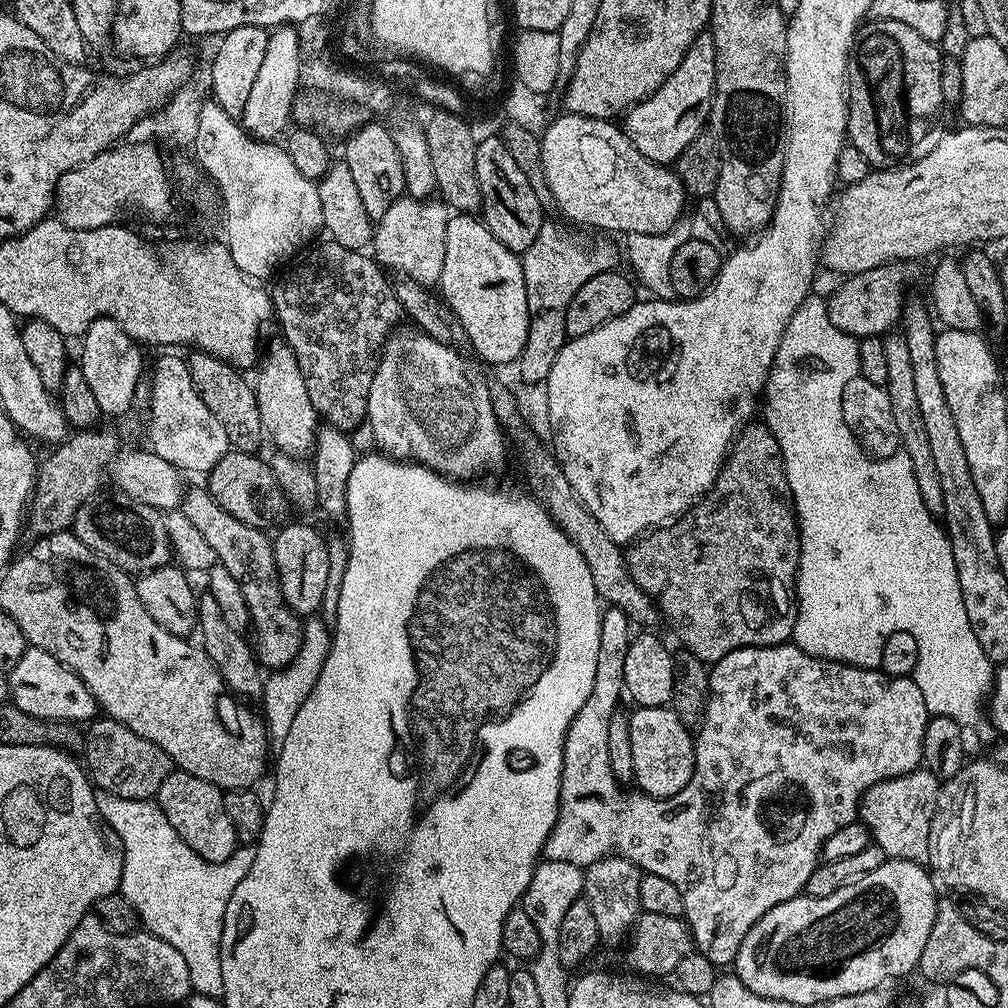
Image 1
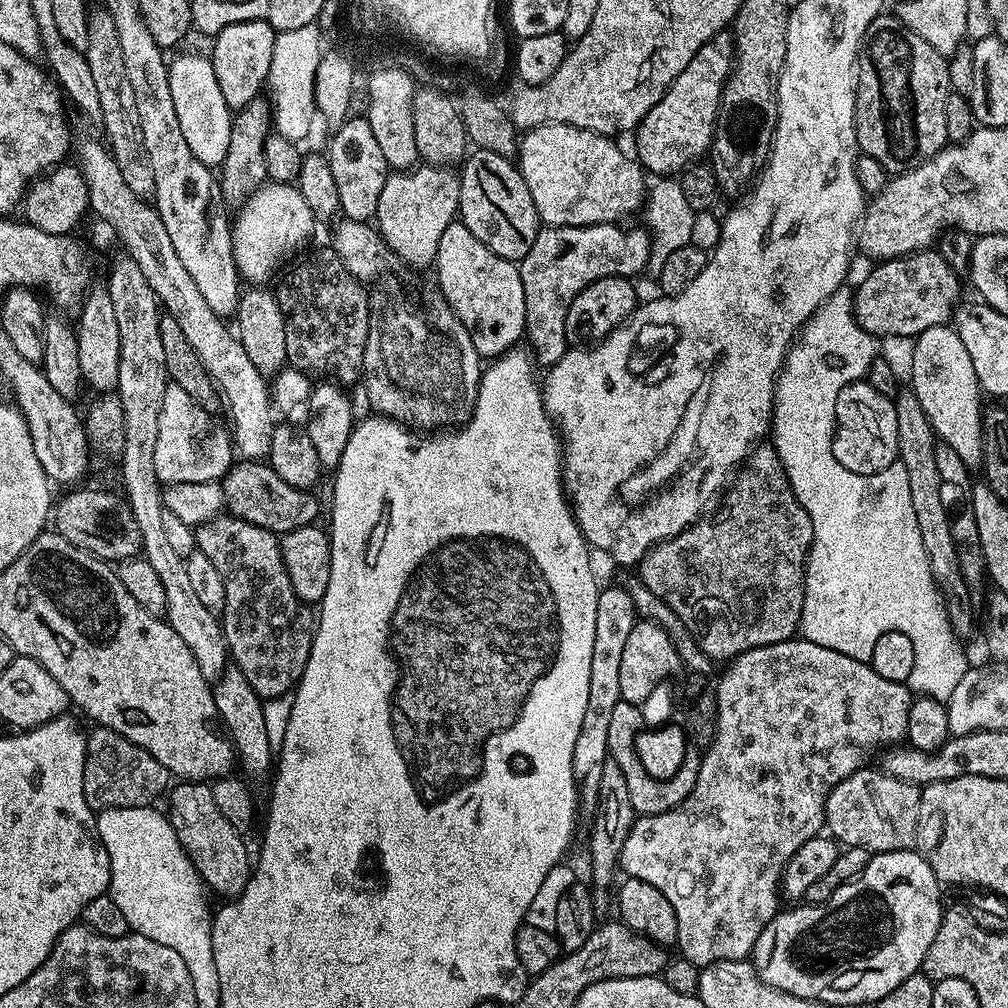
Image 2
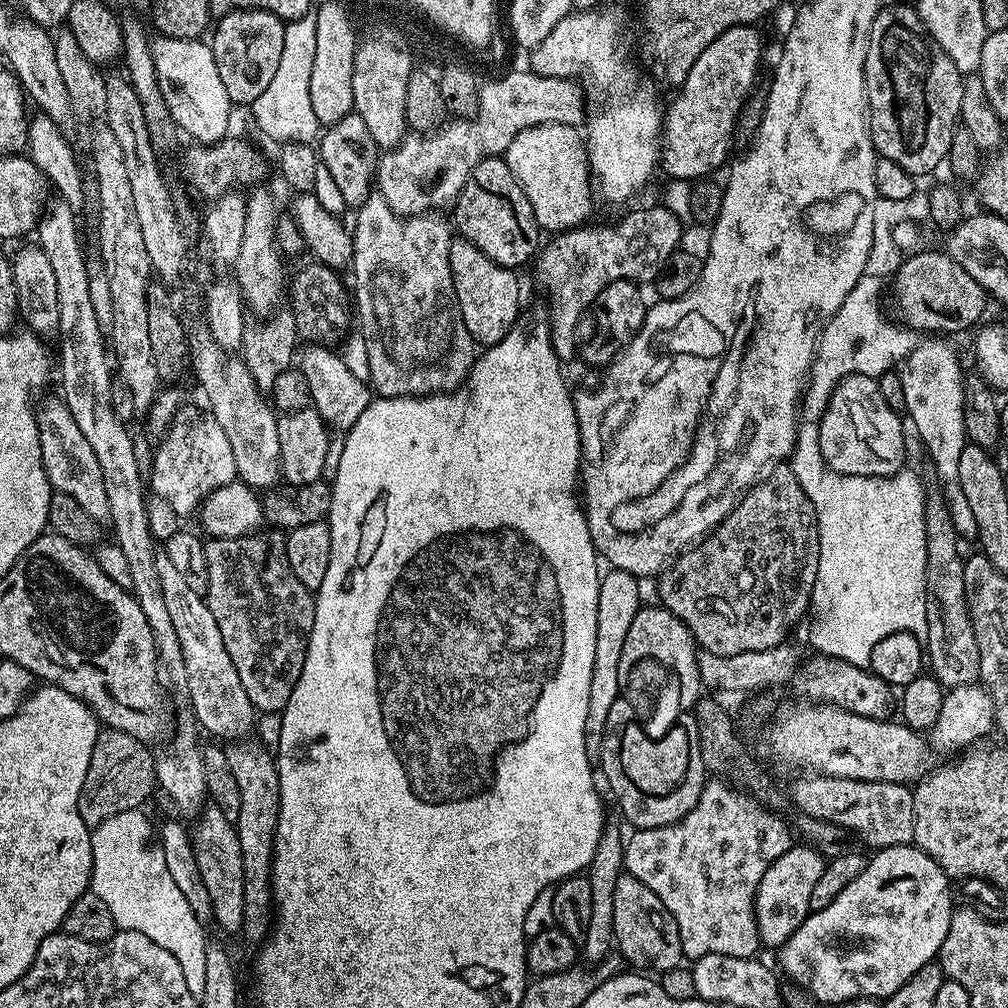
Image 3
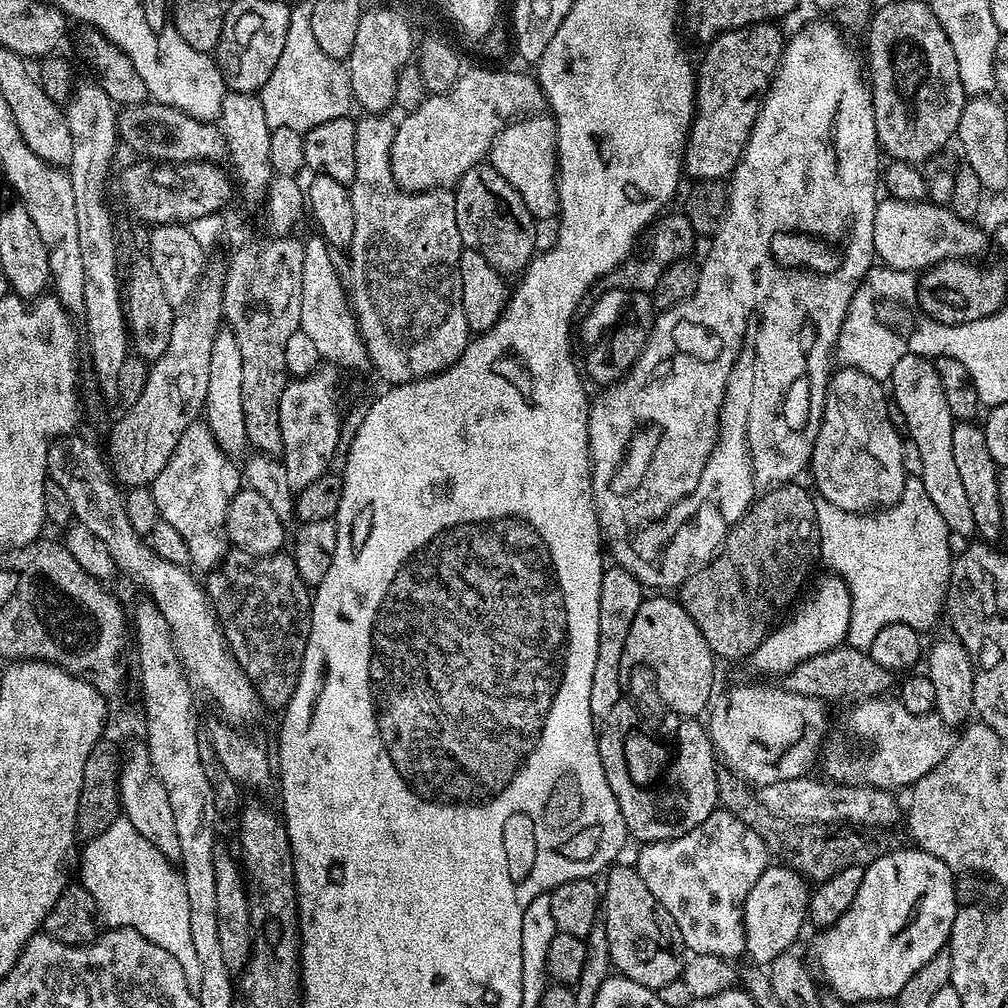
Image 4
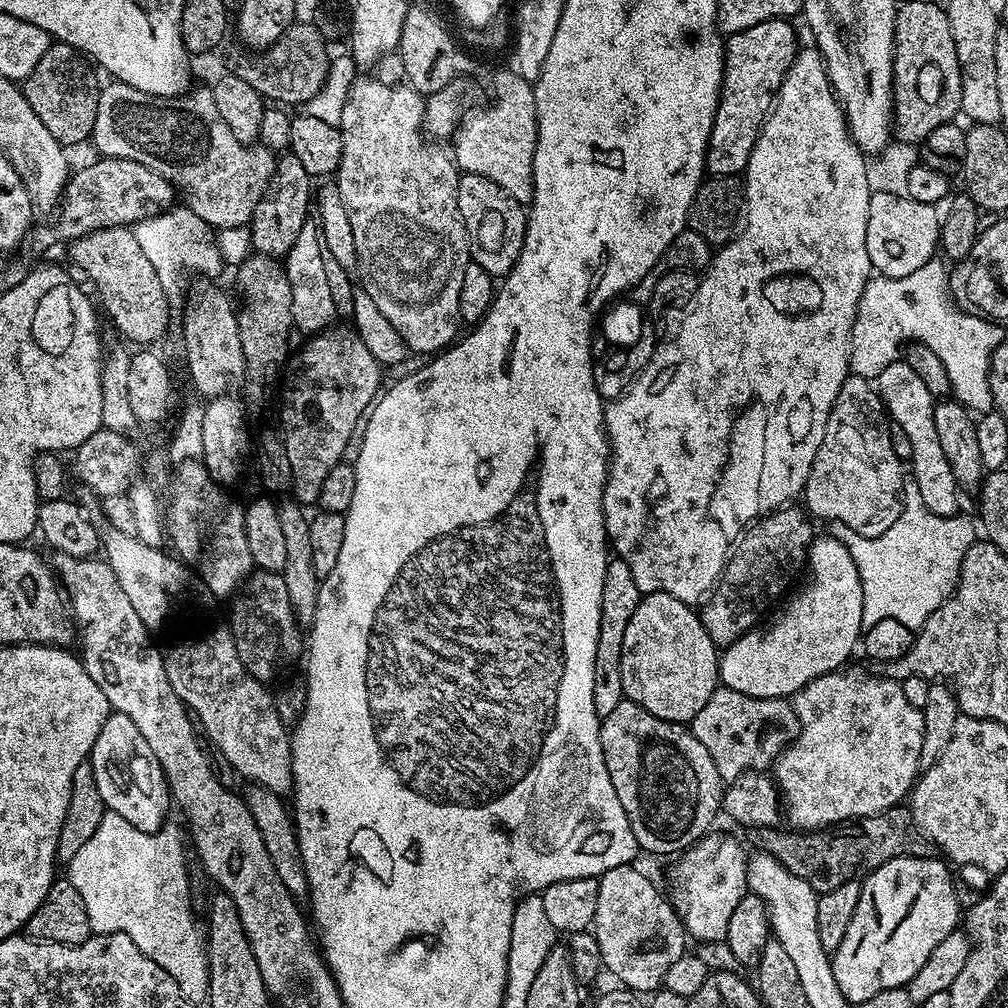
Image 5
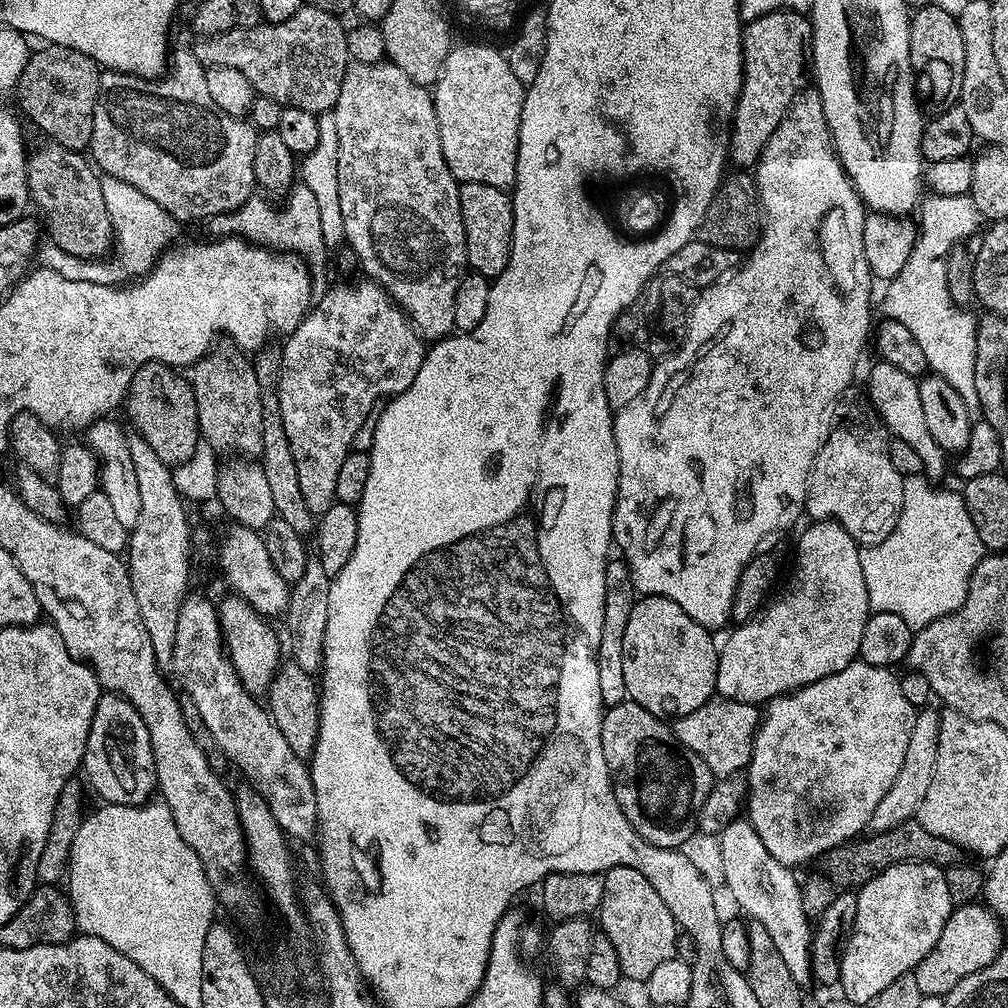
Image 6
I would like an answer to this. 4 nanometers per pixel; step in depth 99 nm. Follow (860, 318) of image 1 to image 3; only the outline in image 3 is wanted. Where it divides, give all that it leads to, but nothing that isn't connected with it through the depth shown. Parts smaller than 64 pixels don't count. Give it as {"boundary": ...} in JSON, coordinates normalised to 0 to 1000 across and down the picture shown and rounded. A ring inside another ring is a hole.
{"boundary":[[[910,248],[898,253],[885,282],[883,278],[883,294],[889,297],[889,306],[894,313],[892,316],[913,331],[956,329],[963,321],[971,322],[978,299],[976,286],[970,284],[970,280],[966,280],[966,276],[962,276],[962,272],[958,272],[958,268],[954,268],[954,264],[950,264],[939,249],[917,249]]]}

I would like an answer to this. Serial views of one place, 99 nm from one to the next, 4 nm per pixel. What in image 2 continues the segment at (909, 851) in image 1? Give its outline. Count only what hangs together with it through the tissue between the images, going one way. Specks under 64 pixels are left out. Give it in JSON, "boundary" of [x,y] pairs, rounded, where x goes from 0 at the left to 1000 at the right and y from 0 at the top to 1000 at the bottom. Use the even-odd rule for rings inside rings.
{"boundary":[[[863,760],[833,774],[823,784],[817,801],[820,824],[834,838],[859,841],[862,846],[900,845],[911,837],[911,800],[914,779],[881,769],[876,764],[867,766]]]}

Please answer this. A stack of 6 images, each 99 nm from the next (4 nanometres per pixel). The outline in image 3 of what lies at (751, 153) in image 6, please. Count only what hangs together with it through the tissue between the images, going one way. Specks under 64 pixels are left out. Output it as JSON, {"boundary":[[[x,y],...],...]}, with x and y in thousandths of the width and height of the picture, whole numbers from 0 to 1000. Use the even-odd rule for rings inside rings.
{"boundary":[[[733,24],[712,34],[712,38],[692,54],[692,62],[685,65],[681,81],[674,84],[672,91],[675,92],[668,97],[667,104],[662,104],[659,113],[655,163],[661,174],[689,181],[705,176],[710,173],[706,171],[723,162],[726,134],[731,134],[734,113],[747,94],[746,86],[758,56],[752,29],[745,24]]]}

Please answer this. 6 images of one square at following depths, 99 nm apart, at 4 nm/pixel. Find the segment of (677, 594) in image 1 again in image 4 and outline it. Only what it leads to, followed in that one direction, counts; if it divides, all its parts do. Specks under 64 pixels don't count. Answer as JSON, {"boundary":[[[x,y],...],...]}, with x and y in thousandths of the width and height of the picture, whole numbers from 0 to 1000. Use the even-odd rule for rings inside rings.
{"boundary":[[[783,478],[757,489],[742,503],[740,511],[723,524],[714,547],[706,553],[706,559],[681,573],[681,577],[675,580],[675,600],[681,609],[685,609],[685,613],[688,613],[688,621],[696,625],[700,641],[704,641],[707,651],[715,656],[730,655],[733,651],[745,652],[746,646],[762,632],[771,618],[770,610],[795,590],[794,582],[801,577],[806,563],[812,560],[813,523],[810,513],[810,496],[807,489],[803,488],[794,478]]]}

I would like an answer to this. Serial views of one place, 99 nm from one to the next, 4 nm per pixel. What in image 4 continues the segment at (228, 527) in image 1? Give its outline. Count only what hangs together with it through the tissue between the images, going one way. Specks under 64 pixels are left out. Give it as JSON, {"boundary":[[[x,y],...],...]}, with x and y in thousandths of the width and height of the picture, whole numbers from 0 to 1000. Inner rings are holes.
{"boundary":[[[227,546],[217,561],[205,568],[204,586],[210,606],[213,607],[218,624],[222,627],[222,636],[226,638],[230,652],[236,657],[244,673],[248,673],[259,699],[263,703],[285,702],[298,672],[304,637],[308,633],[311,593],[306,580],[300,577],[300,573],[296,573],[296,562],[289,551],[282,546],[272,552],[253,552]]]}

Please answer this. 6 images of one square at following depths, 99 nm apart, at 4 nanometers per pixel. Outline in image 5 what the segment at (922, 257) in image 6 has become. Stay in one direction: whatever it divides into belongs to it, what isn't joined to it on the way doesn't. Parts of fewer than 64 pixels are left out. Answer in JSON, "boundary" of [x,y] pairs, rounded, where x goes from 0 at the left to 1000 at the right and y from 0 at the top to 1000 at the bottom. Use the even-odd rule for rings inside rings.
{"boundary":[[[929,256],[919,260],[919,264],[911,264],[907,272],[899,272],[899,276],[866,273],[849,305],[841,364],[846,370],[871,374],[883,359],[894,356],[898,342],[909,338],[931,351],[940,368],[943,392],[947,396],[965,411],[983,409],[986,402],[980,364],[984,349],[997,336],[998,329],[992,326],[995,324],[991,320],[955,310],[942,296],[933,298],[933,286],[935,290],[935,270],[933,274]]]}

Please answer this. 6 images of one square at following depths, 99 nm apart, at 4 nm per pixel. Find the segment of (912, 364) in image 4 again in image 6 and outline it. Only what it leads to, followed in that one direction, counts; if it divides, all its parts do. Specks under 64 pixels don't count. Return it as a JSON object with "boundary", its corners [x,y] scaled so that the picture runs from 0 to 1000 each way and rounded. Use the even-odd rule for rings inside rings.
{"boundary":[[[869,359],[861,369],[859,393],[882,430],[899,438],[915,454],[916,471],[926,478],[933,478],[937,472],[938,450],[931,442],[931,438],[923,435],[923,426],[919,424],[919,415],[915,412],[915,395],[910,374],[896,370],[889,363]]]}

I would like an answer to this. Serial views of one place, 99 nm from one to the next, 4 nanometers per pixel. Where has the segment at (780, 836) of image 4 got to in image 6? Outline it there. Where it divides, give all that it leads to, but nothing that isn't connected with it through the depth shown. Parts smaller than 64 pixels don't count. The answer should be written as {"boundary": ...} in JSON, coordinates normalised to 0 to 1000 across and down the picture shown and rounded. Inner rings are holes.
{"boundary":[[[912,815],[892,817],[890,821],[885,821],[882,825],[871,825],[860,831],[862,833],[853,831],[844,839],[827,841],[820,846],[819,854],[821,853],[822,861],[820,864],[830,878],[855,878],[875,863],[888,857],[908,855],[910,857],[926,857],[938,862],[944,857],[953,856],[954,853],[954,842],[950,838],[946,835],[938,835],[938,831],[931,831],[931,827],[923,827],[923,823],[916,821]]]}

